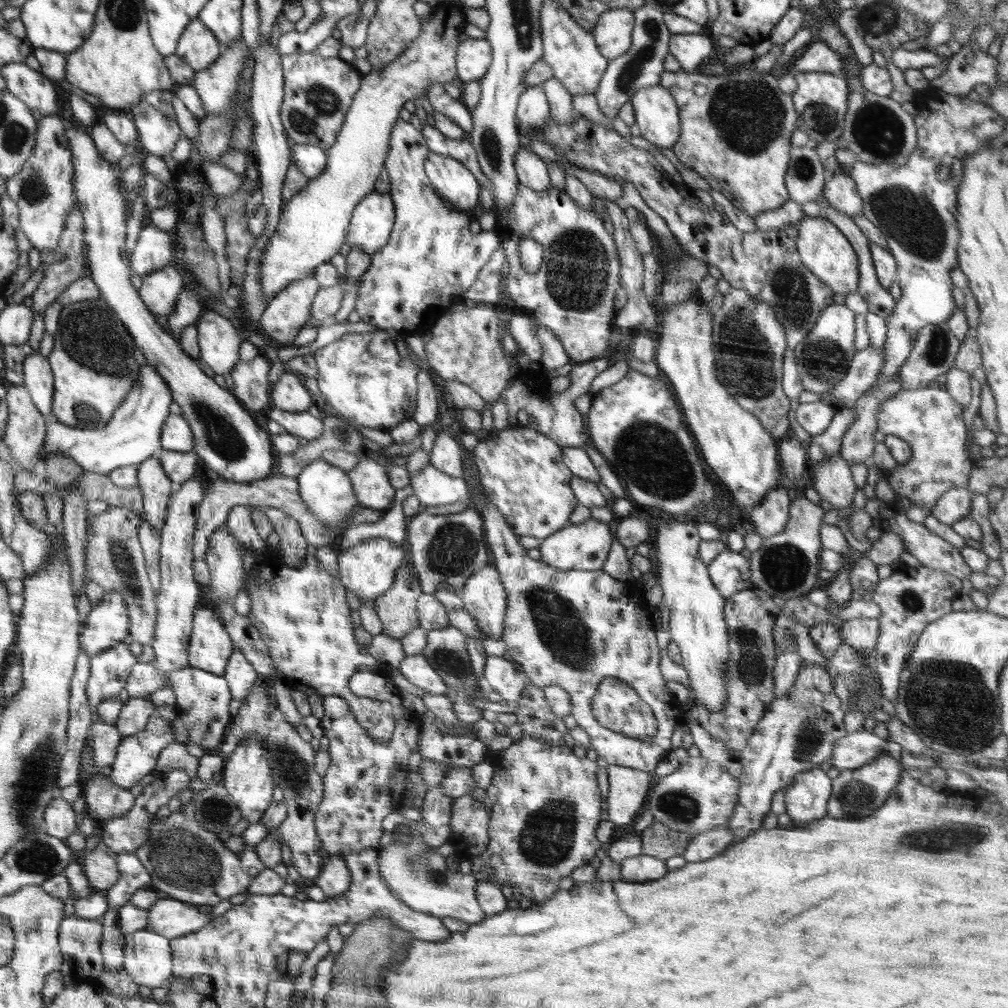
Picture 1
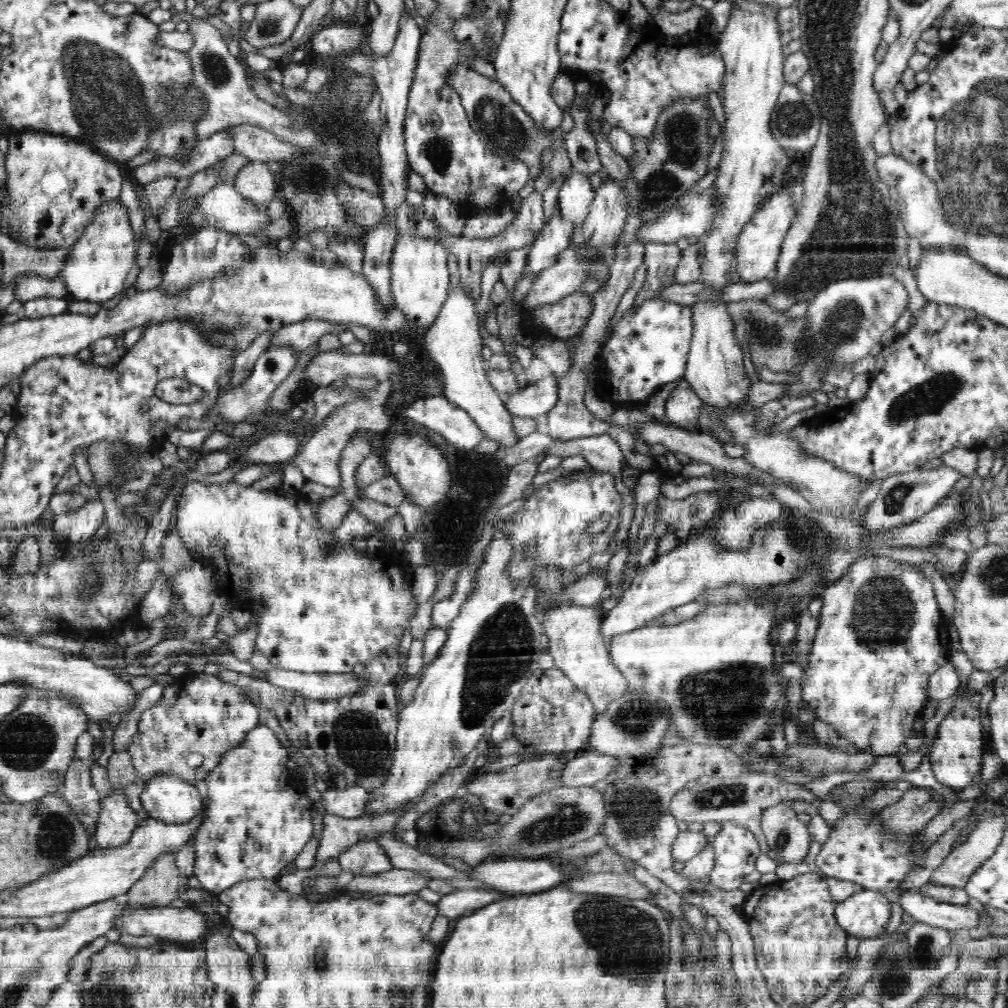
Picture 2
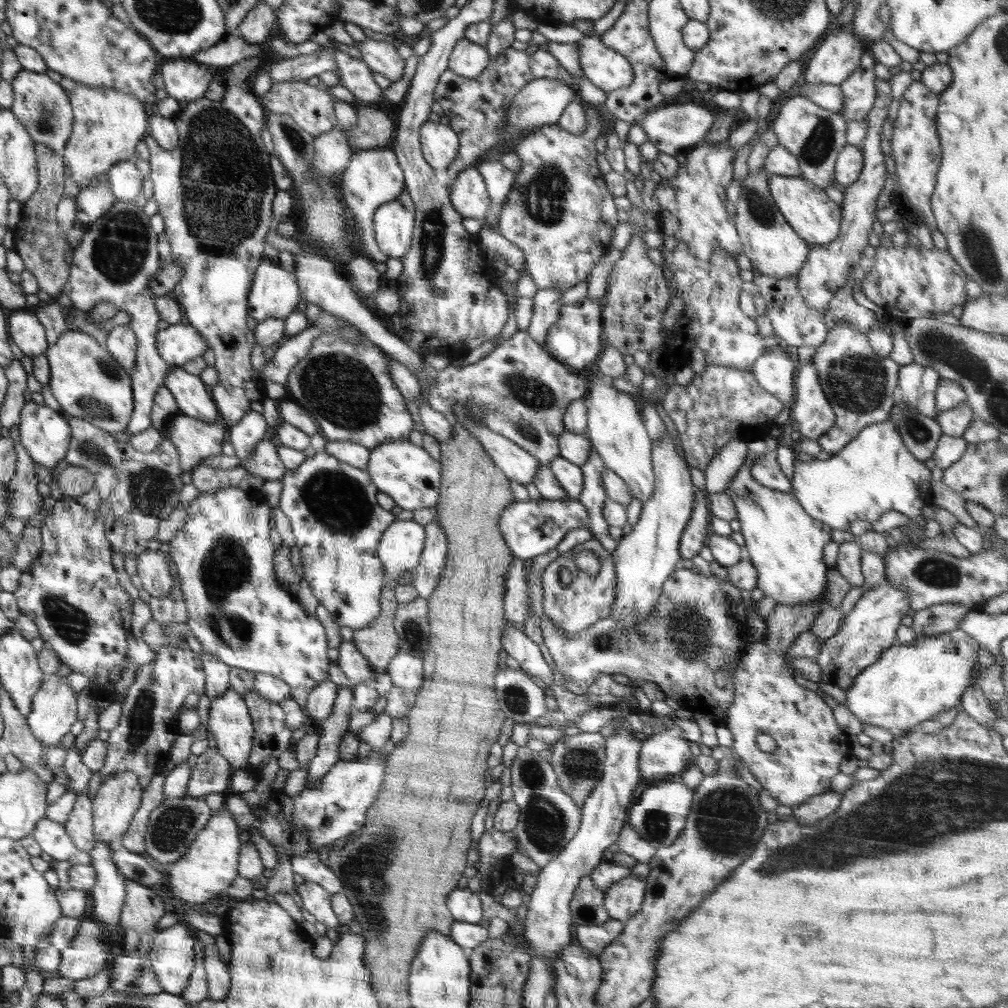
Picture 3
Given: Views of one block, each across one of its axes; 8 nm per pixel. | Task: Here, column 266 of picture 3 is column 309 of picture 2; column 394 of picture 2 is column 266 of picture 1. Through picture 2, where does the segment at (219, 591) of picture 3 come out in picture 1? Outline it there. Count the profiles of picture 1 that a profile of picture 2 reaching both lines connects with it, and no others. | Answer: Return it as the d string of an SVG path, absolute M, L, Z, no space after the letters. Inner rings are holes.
M308 554L302 567L269 567L262 563L254 577L246 578L244 594L248 594L250 609L248 620L260 634L262 641L269 649L273 666L283 674L284 684L291 691L302 692L306 698L311 696L340 696L348 702L356 721L376 742L388 743L395 729L393 707L387 701L379 701L367 697L357 697L350 690L350 677L359 668L381 670L377 660L368 652L364 645L358 644L354 636L355 624L352 621L351 609L347 604L345 587L339 578L321 569L314 555Z

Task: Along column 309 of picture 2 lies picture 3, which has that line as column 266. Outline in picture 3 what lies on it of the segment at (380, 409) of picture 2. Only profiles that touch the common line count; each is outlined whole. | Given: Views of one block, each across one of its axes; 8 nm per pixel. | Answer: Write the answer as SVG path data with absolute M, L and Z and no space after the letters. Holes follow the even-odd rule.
M264 438L254 446L250 458L240 458L238 466L246 467L250 473L264 480L281 480L287 469L276 452L275 444Z

